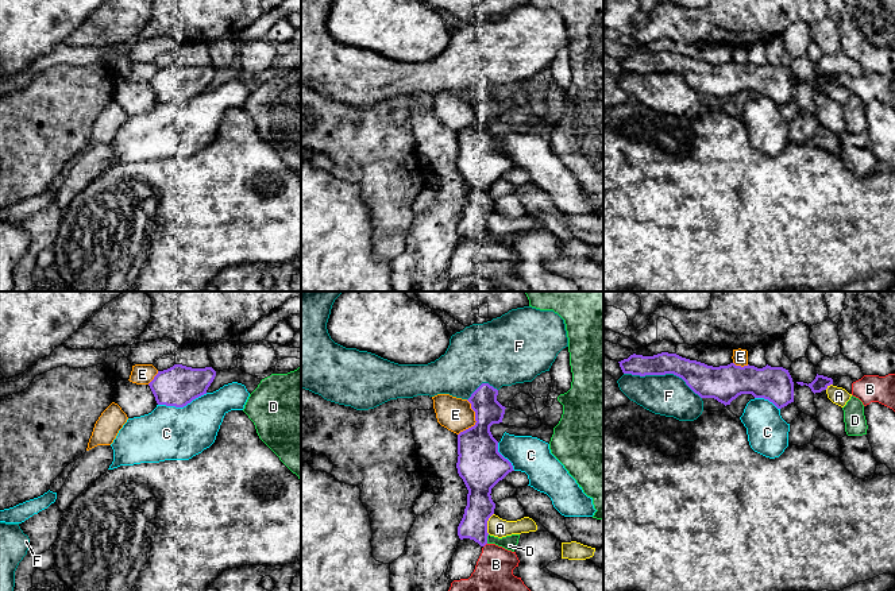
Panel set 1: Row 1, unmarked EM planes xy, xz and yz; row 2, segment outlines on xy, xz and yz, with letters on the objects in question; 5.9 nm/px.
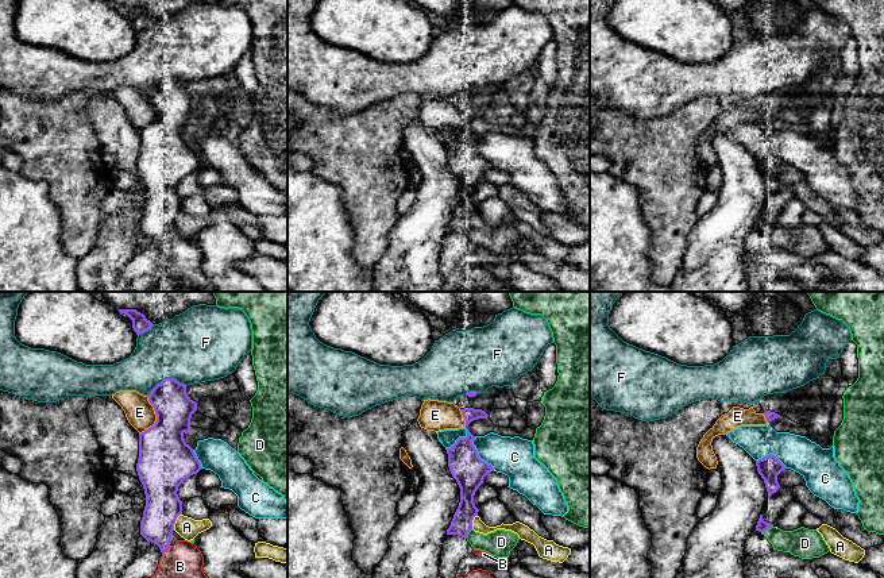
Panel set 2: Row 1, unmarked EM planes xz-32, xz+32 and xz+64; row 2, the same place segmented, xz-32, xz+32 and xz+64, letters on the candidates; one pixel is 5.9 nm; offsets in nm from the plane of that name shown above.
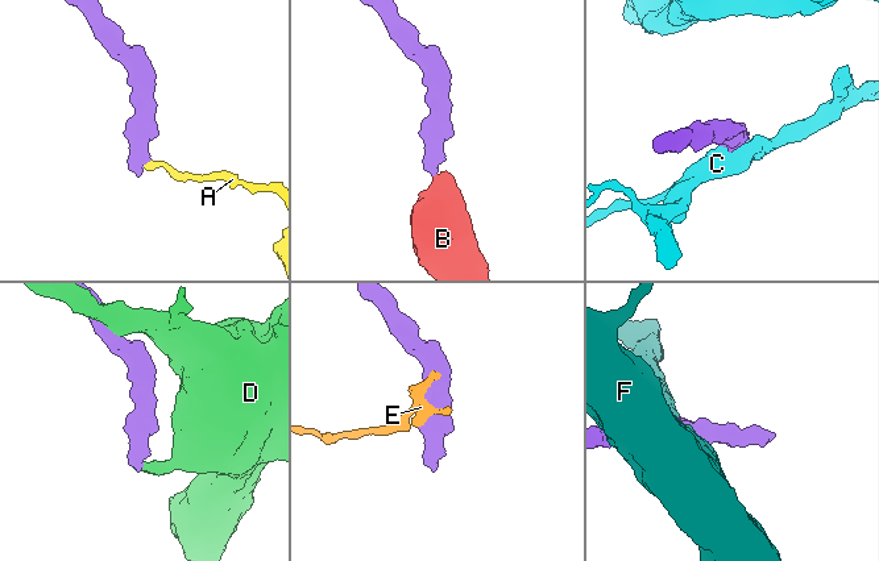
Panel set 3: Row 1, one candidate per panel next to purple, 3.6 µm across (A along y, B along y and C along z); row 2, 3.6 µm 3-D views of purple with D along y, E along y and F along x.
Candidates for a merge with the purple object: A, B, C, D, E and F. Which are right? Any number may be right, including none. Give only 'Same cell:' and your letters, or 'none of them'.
Same cell: B

